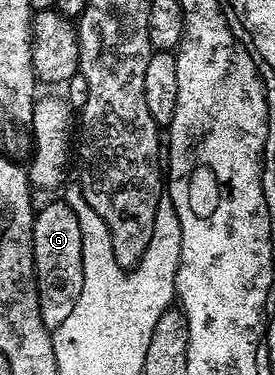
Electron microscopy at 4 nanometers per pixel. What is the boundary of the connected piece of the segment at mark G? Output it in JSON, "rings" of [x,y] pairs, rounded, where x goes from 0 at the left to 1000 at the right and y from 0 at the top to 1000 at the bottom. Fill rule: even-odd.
{"rings":[[[240,533],[185,536],[160,557],[145,555],[127,573],[120,595],[120,691],[127,693],[127,741],[135,744],[135,776],[142,779],[142,816],[149,819],[149,851],[164,872],[196,883],[236,861],[236,851],[265,829],[265,808],[280,808],[280,787],[295,787],[295,755],[302,752],[302,693],[295,691],[295,600],[280,573],[244,547]]]}

